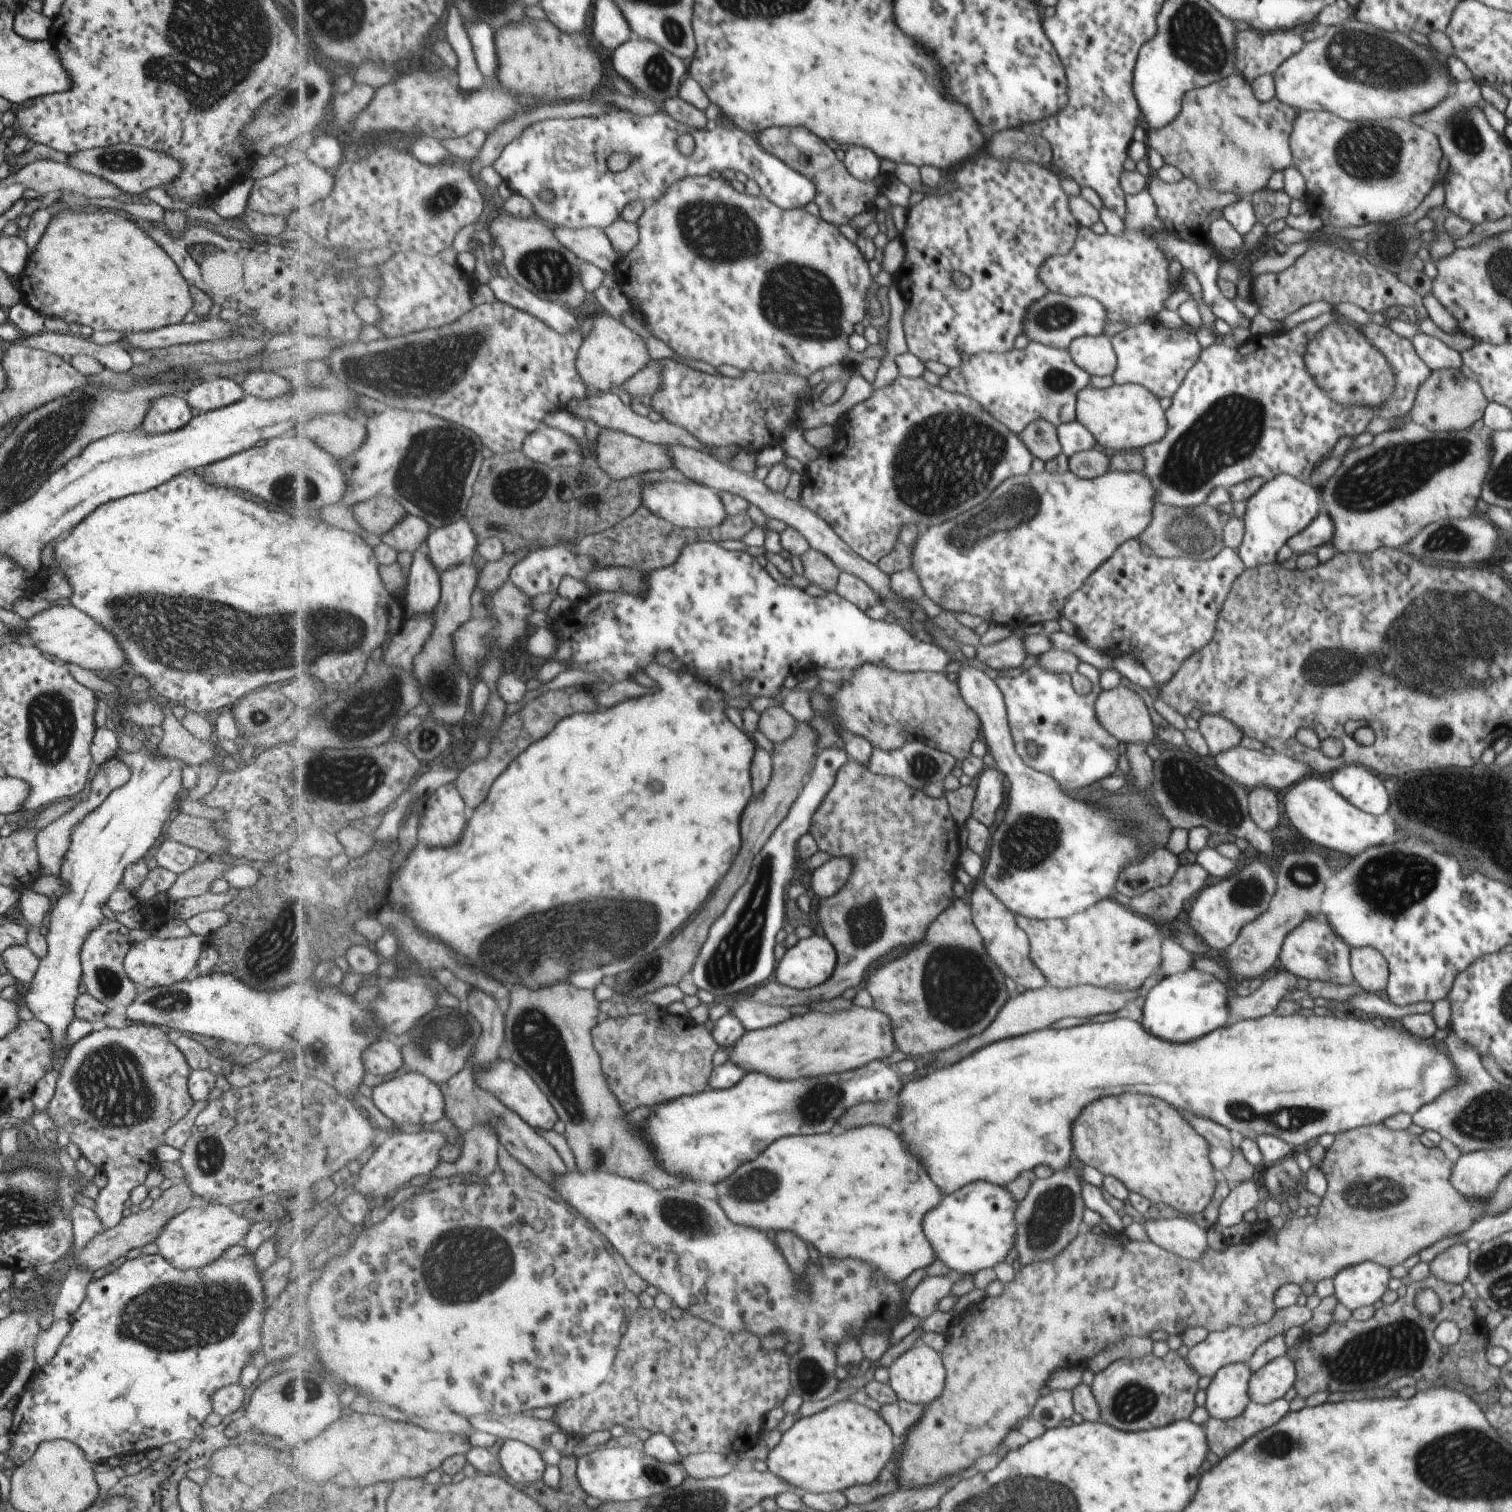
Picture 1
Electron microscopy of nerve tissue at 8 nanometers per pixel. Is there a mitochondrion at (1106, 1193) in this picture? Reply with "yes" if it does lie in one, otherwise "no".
no

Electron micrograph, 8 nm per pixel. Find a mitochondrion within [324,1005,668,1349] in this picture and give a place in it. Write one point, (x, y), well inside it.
(492, 1265)

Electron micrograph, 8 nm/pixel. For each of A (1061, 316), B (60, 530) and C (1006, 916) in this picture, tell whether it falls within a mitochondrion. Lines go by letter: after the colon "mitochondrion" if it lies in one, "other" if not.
A: mitochondrion
B: other
C: other

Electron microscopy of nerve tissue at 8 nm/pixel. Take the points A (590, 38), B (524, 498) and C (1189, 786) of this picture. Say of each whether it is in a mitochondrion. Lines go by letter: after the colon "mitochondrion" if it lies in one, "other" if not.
A: other
B: mitochondrion
C: mitochondrion

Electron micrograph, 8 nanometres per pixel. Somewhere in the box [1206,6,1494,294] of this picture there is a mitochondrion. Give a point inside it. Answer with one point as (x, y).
(1355, 56)

